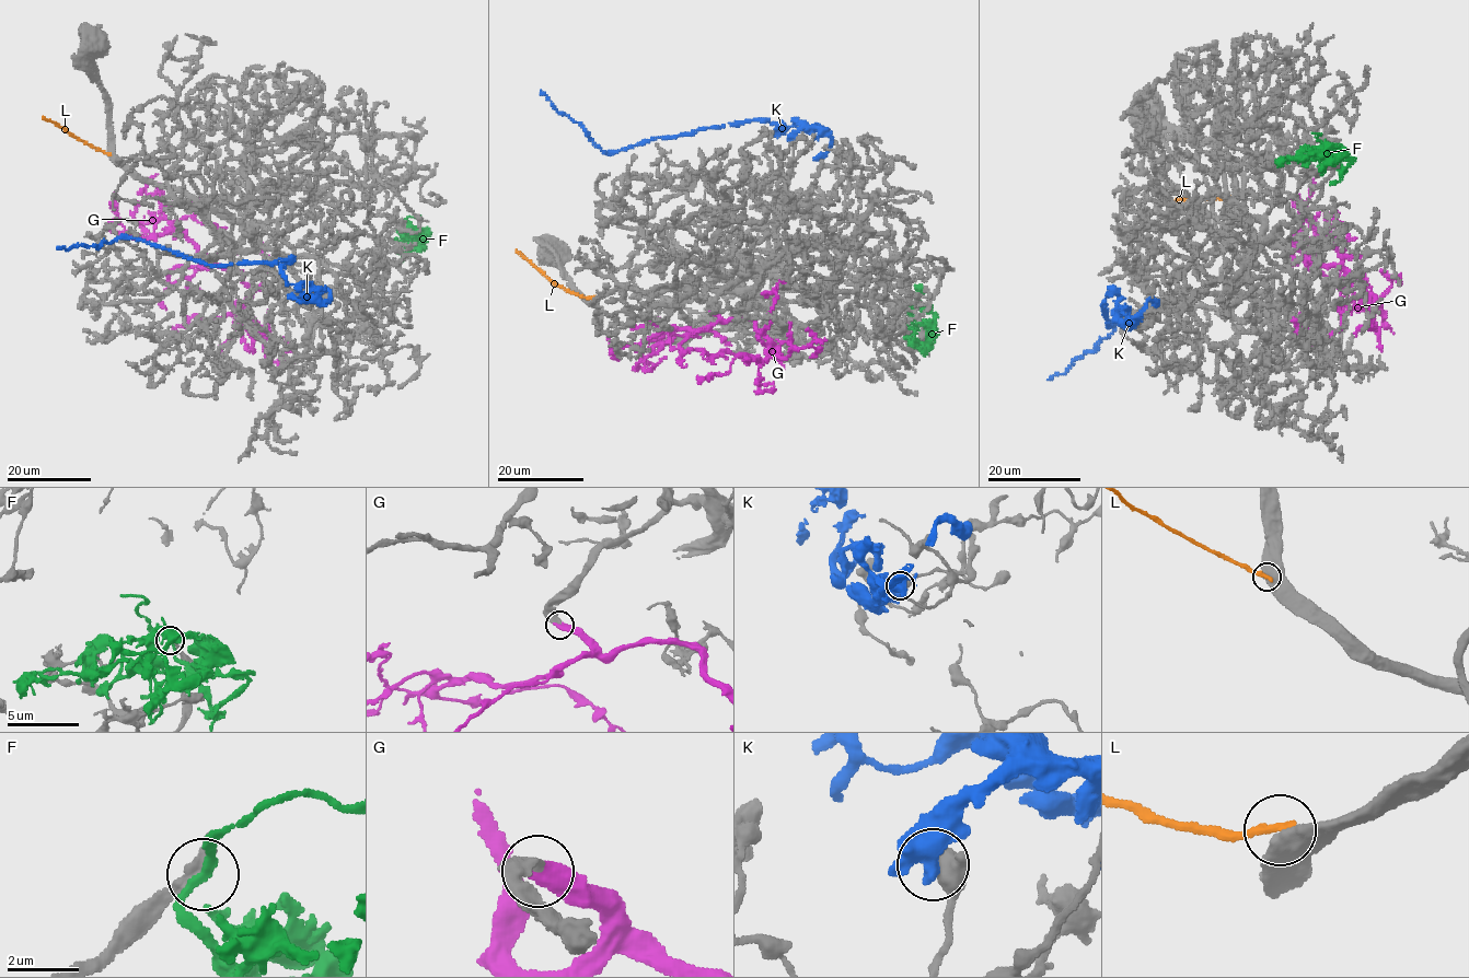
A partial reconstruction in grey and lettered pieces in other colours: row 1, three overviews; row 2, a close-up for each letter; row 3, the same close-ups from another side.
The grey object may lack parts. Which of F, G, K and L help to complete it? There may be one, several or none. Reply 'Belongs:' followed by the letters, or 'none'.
Belongs: G

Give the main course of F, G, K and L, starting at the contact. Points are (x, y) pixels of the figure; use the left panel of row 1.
F: (400, 225), (401, 242), (408, 235), (407, 223), (415, 233), (415, 228), (411, 233)
G: (204, 255), (215, 265), (239, 271), (252, 290), (236, 311), (241, 339), (253, 351), (246, 324), (251, 314)
K: (293, 294), (309, 301), (319, 289), (287, 283), (282, 259), (211, 265), (128, 239), (57, 248)
L: (110, 154), (42, 117)

